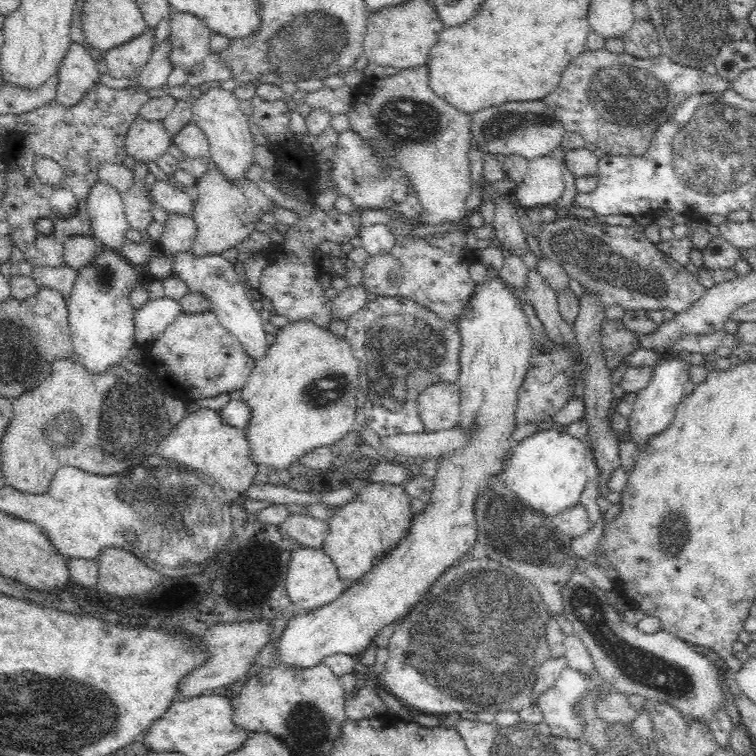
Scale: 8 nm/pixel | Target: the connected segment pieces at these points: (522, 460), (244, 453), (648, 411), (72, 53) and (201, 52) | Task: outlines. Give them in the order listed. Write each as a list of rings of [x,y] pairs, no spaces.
[[[557,428],[546,429],[535,432],[526,438],[523,438],[511,454],[508,466],[497,475],[505,482],[505,485],[519,496],[530,508],[533,508],[537,515],[549,517],[570,509],[571,506],[579,503],[580,494],[587,486],[587,448],[585,442],[574,438],[566,431],[559,432]]]
[[[197,408],[189,412],[181,422],[172,426],[171,431],[160,441],[156,454],[165,459],[172,459],[196,474],[202,474],[206,480],[216,481],[222,489],[234,490],[242,494],[254,482],[258,466],[251,460],[251,449],[245,430],[223,424],[218,410]]]
[[[668,353],[666,360],[654,367],[654,373],[648,386],[640,390],[633,411],[629,416],[629,425],[626,430],[626,439],[634,442],[638,450],[648,444],[648,440],[655,434],[666,430],[674,420],[678,405],[685,397],[684,385],[690,381],[689,362],[684,361],[677,354]]]
[[[72,41],[57,70],[55,99],[65,107],[75,105],[98,80],[96,61],[83,45]]]
[[[173,10],[170,14],[170,61],[188,75],[210,53],[210,38],[213,30],[197,16]]]

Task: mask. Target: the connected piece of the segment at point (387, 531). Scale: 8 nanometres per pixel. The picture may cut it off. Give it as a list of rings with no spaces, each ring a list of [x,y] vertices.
[[[384,482],[363,483],[355,497],[341,506],[328,520],[328,534],[323,549],[330,556],[340,579],[351,584],[363,577],[407,533],[411,518],[411,495],[401,485]]]

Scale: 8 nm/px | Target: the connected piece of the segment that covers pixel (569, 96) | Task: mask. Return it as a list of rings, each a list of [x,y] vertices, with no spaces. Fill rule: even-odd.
[[[602,47],[601,49],[585,49],[582,51],[576,58],[573,58],[570,61],[570,64],[567,66],[567,69],[564,70],[563,76],[561,77],[561,81],[557,84],[557,87],[550,93],[547,94],[543,101],[554,110],[556,114],[557,120],[564,125],[566,130],[570,132],[578,132],[580,136],[585,140],[585,142],[591,142],[595,144],[596,148],[602,148],[604,152],[607,152],[611,155],[622,155],[623,157],[637,157],[641,154],[644,154],[646,150],[648,150],[648,146],[650,146],[652,142],[652,138],[654,138],[654,131],[660,124],[664,122],[668,122],[670,118],[672,118],[674,112],[677,108],[684,102],[686,98],[690,98],[692,95],[699,95],[702,93],[719,93],[723,90],[728,90],[733,88],[732,81],[728,81],[718,73],[710,74],[706,71],[706,69],[698,69],[692,66],[684,66],[680,65],[668,58],[668,55],[664,53],[660,53],[655,57],[648,58],[640,58],[634,57],[634,55],[630,55],[626,52],[622,53],[614,53],[606,50],[606,47]]]

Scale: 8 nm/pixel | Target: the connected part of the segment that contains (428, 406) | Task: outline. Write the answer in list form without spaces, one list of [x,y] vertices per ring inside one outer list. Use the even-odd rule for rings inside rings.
[[[436,382],[420,394],[417,398],[417,413],[425,426],[425,432],[448,430],[457,426],[460,412],[460,388],[449,382]]]

